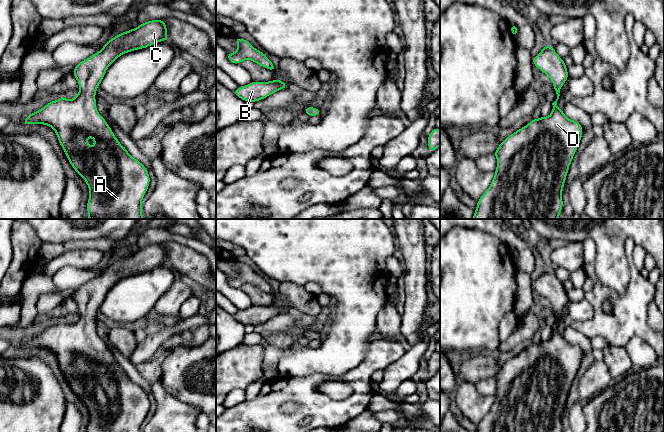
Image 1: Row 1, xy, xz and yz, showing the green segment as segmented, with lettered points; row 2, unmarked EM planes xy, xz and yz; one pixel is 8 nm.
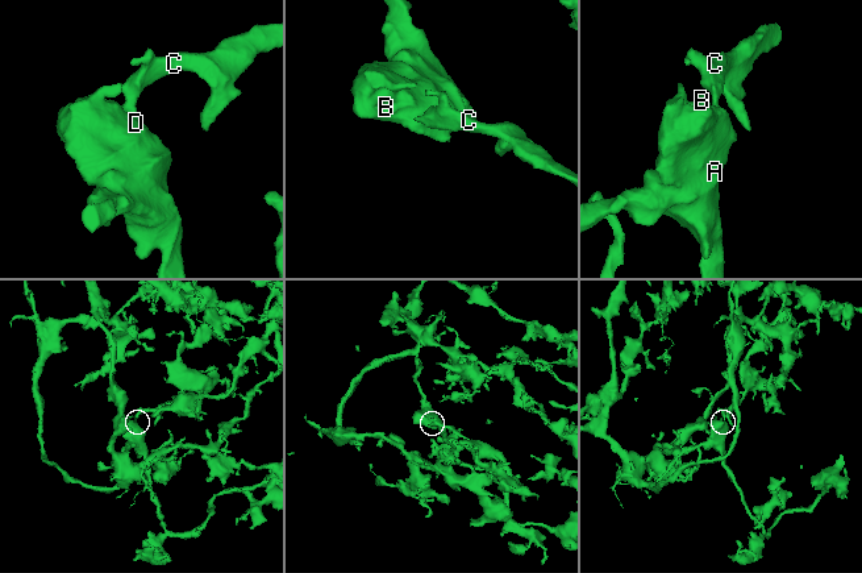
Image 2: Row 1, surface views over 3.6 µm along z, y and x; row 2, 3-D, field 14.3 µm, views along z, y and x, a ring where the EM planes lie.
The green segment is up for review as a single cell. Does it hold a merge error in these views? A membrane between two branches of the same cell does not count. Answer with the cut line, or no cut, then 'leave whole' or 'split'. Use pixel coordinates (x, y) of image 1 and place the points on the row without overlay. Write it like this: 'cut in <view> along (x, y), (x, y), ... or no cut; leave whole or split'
no cut; leave whole

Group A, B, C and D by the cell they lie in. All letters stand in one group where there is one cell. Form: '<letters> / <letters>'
A B C D

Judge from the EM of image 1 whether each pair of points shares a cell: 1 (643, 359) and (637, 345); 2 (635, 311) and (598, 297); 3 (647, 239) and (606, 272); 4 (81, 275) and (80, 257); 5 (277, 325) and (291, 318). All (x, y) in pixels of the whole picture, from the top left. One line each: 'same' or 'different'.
1: same
2: same
3: same
4: different
5: same

